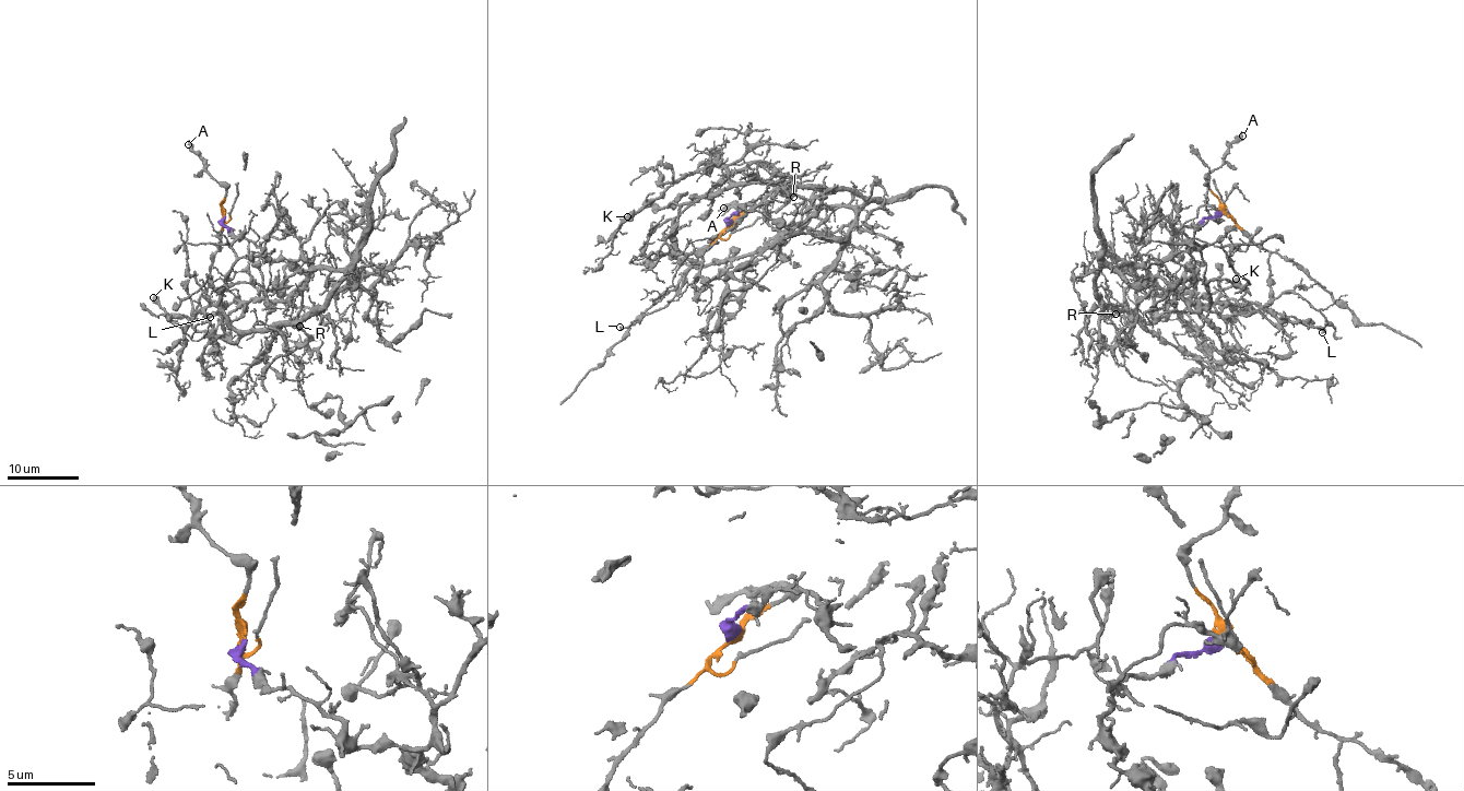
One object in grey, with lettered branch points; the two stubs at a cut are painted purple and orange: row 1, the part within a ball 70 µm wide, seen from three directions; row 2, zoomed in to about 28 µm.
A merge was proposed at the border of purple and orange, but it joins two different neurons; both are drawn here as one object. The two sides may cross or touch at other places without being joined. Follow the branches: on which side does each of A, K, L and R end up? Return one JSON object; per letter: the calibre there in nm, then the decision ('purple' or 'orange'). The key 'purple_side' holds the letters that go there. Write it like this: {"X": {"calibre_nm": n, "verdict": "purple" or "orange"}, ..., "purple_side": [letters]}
{"A": {"calibre_nm": 400, "verdict": "orange"}, "K": {"calibre_nm": 600, "verdict": "purple"}, "L": {"calibre_nm": 130, "verdict": "purple"}, "R": {"calibre_nm": 110, "verdict": "purple"}, "purple_side": ["K", "L", "R"]}

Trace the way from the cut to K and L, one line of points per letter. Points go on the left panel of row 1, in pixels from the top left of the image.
K: (224, 216), (270, 260), (350, 272), (298, 319), (234, 342), (165, 314), (152, 296)
L: (224, 216), (235, 235), (259, 245), (270, 260), (307, 261), (309, 279), (283, 300), (240, 297), (210, 316)

